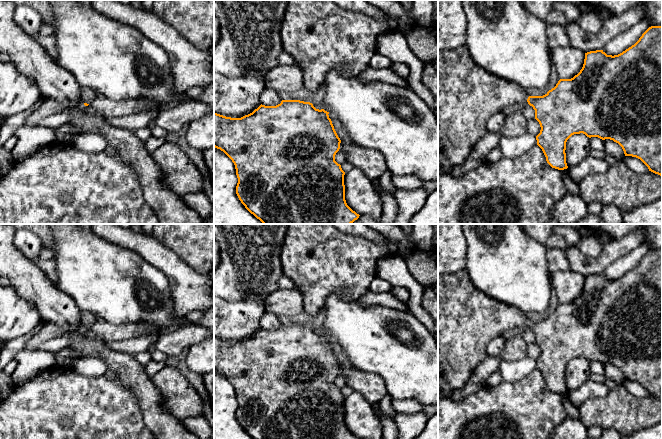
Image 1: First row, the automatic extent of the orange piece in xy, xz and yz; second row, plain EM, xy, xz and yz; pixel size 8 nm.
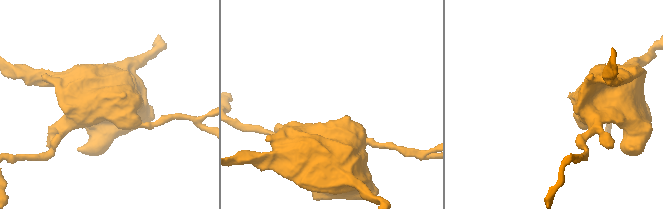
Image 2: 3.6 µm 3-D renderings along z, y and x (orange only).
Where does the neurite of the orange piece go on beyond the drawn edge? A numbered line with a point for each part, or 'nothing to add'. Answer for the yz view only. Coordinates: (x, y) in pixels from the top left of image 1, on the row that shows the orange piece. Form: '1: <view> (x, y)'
1: yz (468, 95)

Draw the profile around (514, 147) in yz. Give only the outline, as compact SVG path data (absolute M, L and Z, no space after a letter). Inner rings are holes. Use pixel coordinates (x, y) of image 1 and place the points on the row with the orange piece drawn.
M525 132L514 138L500 135L498 149L503 157L516 158L528 152L535 145L537 145L536 136Z

